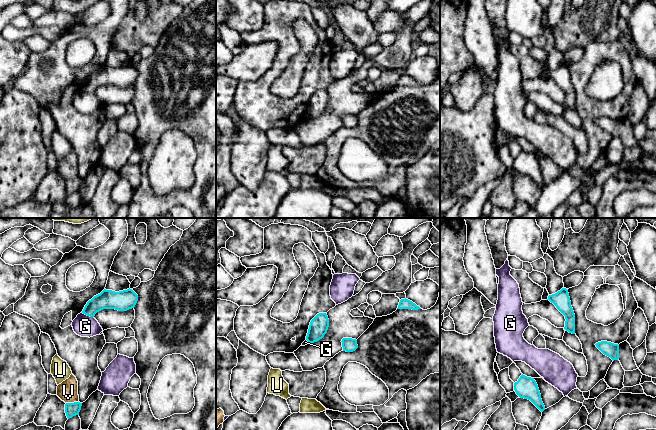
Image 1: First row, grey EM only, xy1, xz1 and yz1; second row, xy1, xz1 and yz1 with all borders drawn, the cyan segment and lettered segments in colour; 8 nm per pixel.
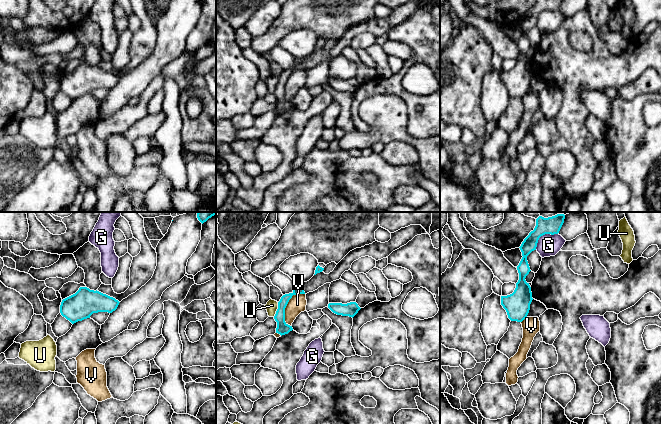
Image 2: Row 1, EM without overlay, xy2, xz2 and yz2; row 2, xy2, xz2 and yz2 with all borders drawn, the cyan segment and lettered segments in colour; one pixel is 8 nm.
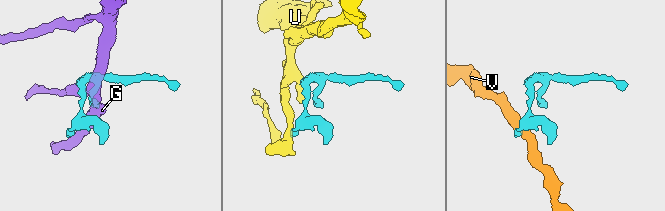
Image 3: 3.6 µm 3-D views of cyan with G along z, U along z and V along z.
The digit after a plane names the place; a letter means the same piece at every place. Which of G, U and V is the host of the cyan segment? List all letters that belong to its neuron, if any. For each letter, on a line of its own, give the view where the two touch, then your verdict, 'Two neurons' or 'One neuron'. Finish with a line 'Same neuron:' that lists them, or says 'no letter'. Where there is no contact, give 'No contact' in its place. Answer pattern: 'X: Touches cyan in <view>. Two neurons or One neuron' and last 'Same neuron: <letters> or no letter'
G: Touches cyan in yz2. Two neurons
U: Touches cyan in xz2. Two neurons
V: Touches cyan in xz2. Two neurons
Same neuron: no letter

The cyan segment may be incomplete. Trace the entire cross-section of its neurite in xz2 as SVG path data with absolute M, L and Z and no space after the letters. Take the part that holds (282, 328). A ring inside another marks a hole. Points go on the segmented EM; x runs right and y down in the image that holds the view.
M299 284L294 287L292 293L283 295L278 302L278 309L276 311L274 319L277 322L276 333L280 334L281 336L288 334L293 330L292 326L288 325L285 322L285 308L292 296L298 294L305 294L304 289Z

